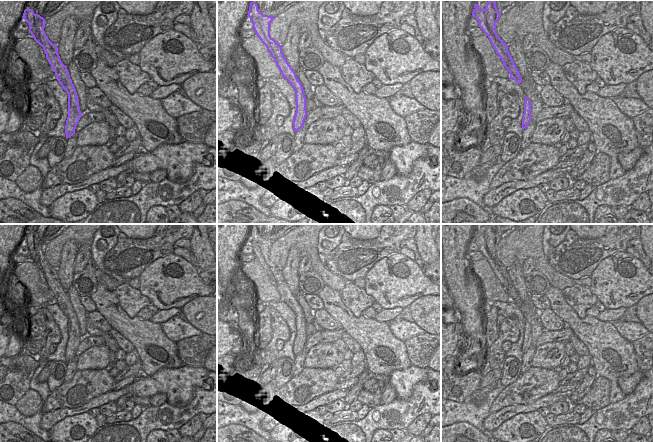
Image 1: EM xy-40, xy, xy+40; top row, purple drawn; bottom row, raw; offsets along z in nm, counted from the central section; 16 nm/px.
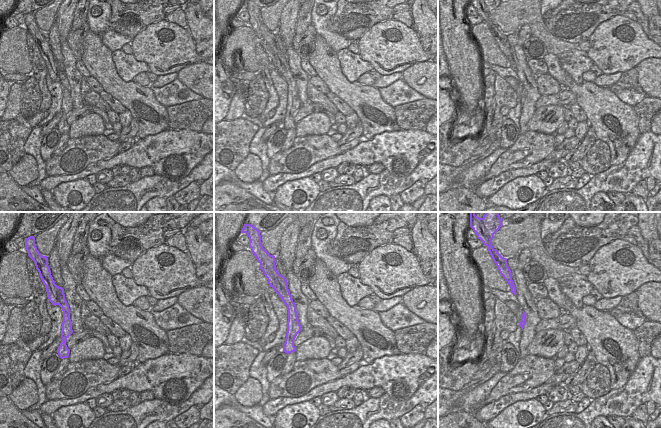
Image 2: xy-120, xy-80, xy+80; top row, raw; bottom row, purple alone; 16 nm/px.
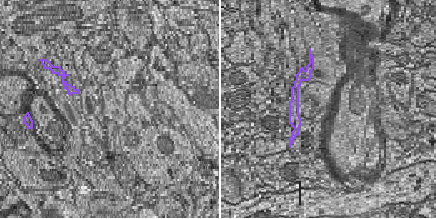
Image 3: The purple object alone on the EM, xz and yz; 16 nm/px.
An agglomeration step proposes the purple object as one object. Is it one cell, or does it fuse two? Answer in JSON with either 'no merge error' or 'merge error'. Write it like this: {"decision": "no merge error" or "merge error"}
{"decision": "merge error"}

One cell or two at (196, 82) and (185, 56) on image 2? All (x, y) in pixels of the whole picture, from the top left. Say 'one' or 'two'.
two

